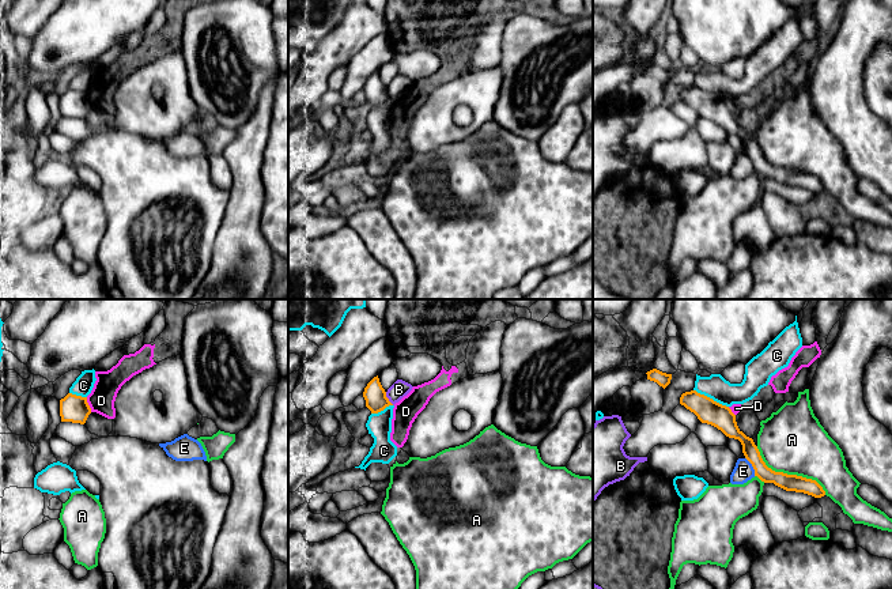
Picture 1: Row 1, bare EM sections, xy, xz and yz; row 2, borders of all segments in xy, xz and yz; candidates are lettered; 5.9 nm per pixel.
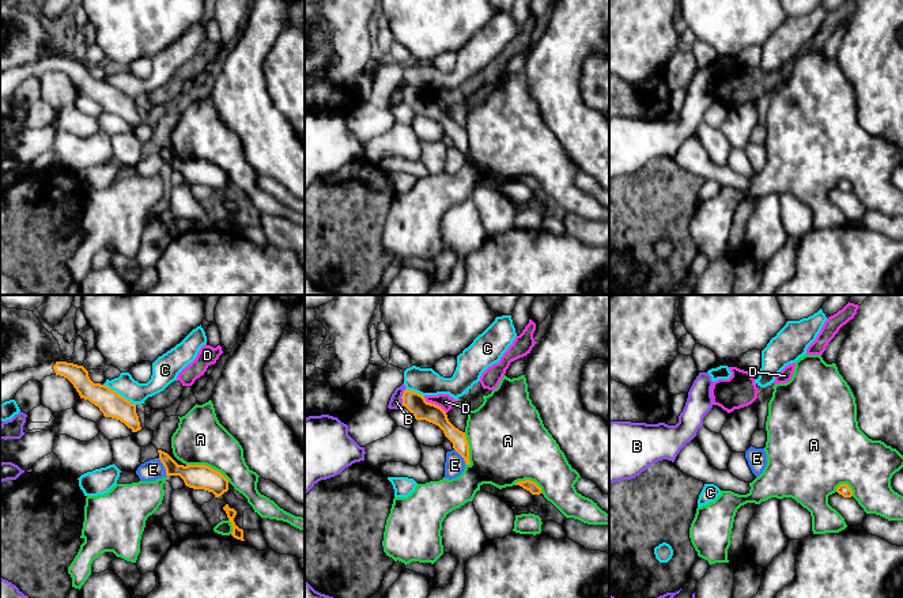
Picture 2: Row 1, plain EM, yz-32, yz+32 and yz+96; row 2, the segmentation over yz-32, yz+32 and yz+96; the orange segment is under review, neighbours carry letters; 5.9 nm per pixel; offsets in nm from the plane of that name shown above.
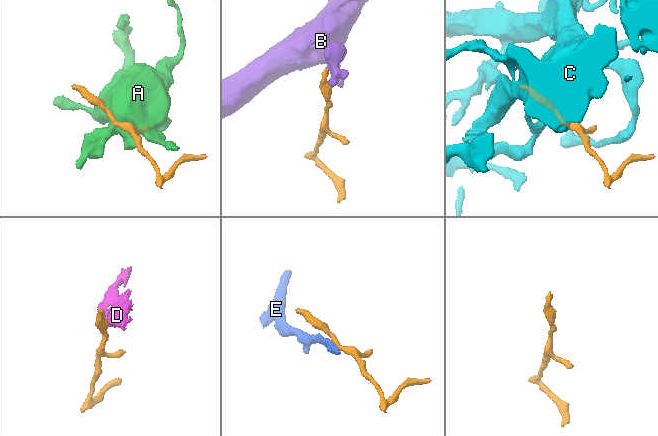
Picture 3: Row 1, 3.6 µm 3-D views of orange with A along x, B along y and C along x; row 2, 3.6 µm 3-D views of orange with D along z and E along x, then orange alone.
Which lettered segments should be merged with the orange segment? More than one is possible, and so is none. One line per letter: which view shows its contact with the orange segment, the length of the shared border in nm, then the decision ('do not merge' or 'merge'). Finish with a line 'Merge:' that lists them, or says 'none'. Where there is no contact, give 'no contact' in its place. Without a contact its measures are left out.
A: contact in yz; length 500 nm; do not merge
B: contact in xz; length 90 nm; do not merge
C: contact in yz; length 240 nm; do not merge
D: contact in xy; length 90 nm; do not merge
E: contact in yz; length 130 nm; do not merge
Merge: none

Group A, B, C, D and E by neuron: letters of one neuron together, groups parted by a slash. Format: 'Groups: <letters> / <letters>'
Groups: A / B / C / D / E

